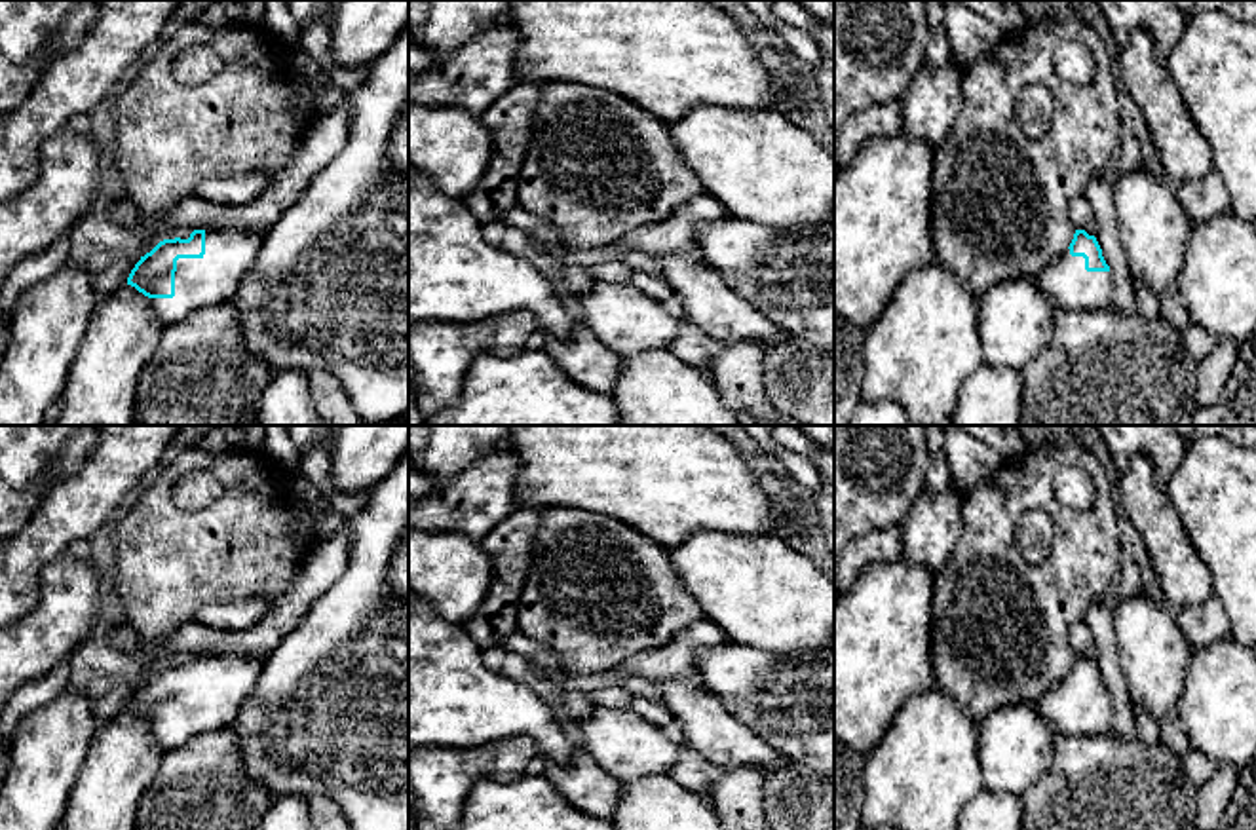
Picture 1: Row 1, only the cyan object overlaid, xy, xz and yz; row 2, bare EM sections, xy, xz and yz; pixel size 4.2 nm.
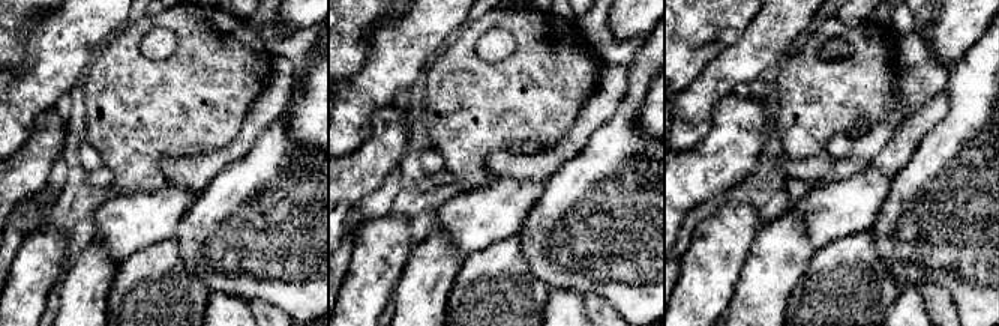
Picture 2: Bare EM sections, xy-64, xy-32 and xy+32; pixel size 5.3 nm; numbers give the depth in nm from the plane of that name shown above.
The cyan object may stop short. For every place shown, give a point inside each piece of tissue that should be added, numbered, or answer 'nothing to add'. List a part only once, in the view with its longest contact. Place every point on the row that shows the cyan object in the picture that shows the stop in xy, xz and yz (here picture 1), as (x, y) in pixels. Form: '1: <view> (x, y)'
1: xy (206, 282)

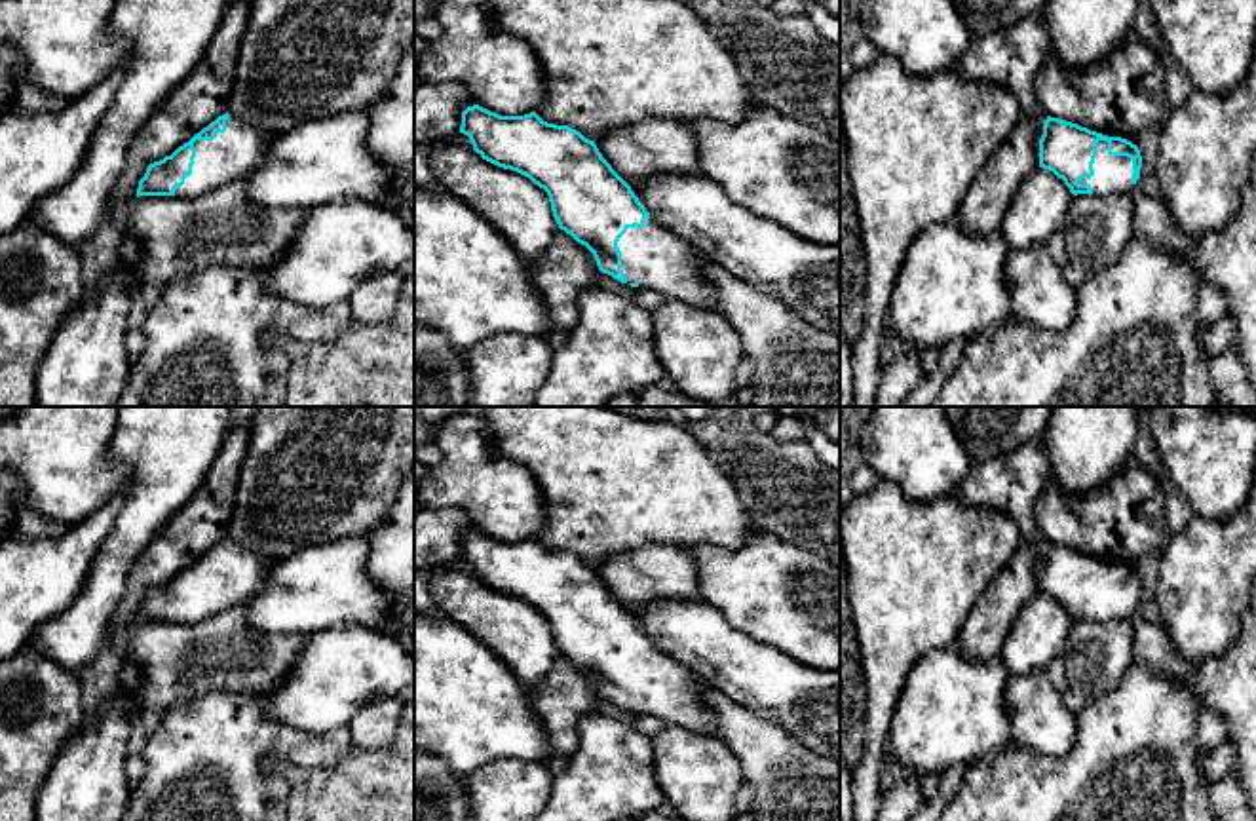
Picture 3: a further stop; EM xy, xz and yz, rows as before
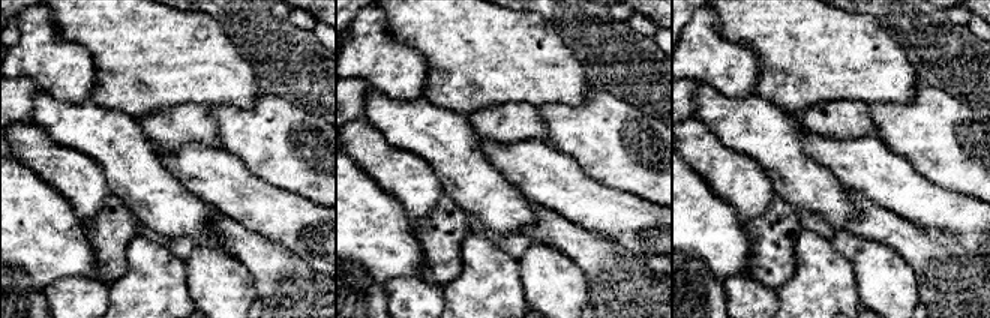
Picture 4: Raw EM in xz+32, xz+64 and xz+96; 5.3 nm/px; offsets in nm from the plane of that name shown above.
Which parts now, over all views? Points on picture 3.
1: yz (1112, 173)

